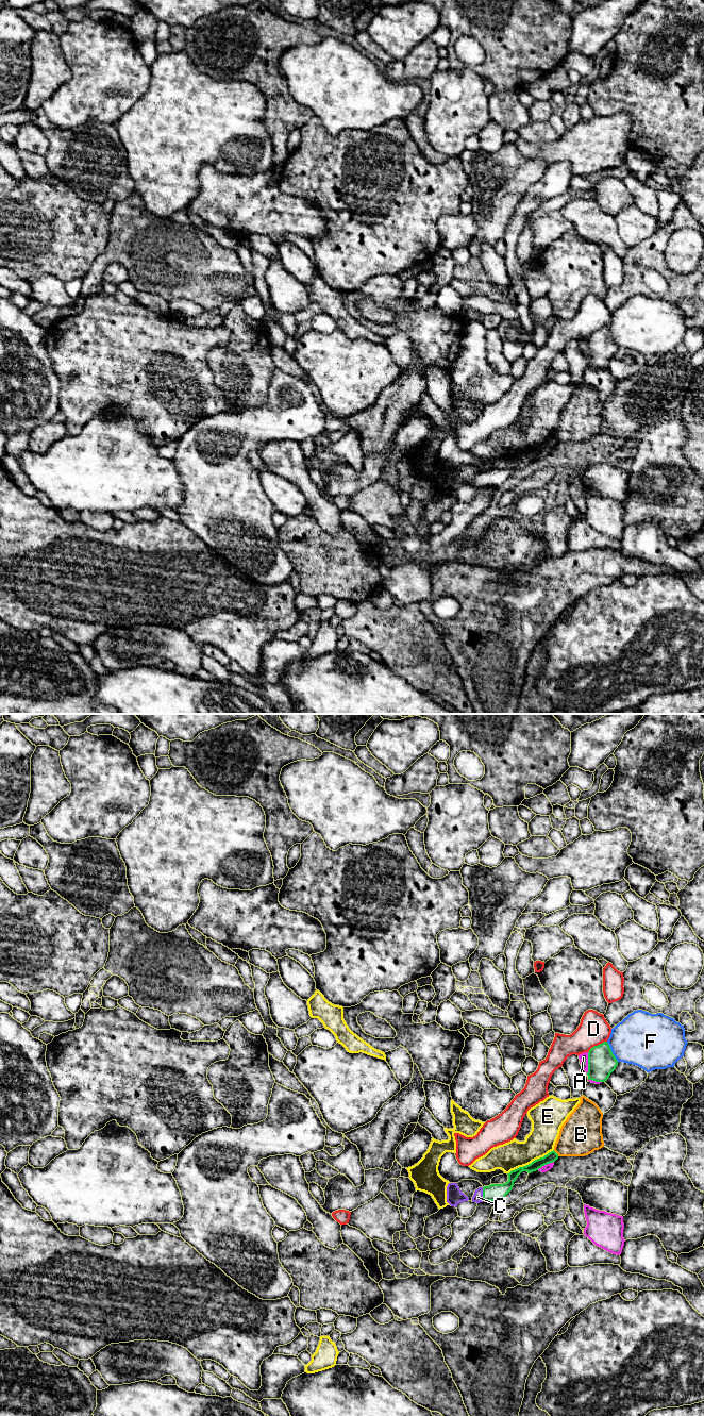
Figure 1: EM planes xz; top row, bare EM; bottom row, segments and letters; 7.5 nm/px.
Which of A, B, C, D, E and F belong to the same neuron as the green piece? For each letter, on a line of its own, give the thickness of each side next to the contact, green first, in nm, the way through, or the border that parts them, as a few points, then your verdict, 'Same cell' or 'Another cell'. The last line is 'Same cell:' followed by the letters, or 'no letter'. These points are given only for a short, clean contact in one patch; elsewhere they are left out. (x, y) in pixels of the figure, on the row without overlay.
A: Thickness 200 nm (green) against 70 nm. Another cell
B: Thickness 80 nm (green) against 320 nm. Boundary: xz (553, 435), (558, 440). Another cell
C: Thickness 140 nm (green) against 80 nm. Same cell
D: Thickness 200 nm (green) against 220 nm. Boundary: xz (606, 326), (594, 330), (588, 337). Another cell
E: Thickness 80 nm (green) against 220 nm. Another cell
F: Thickness 200 nm (green) against 400 nm. Another cell
Same cell: C

